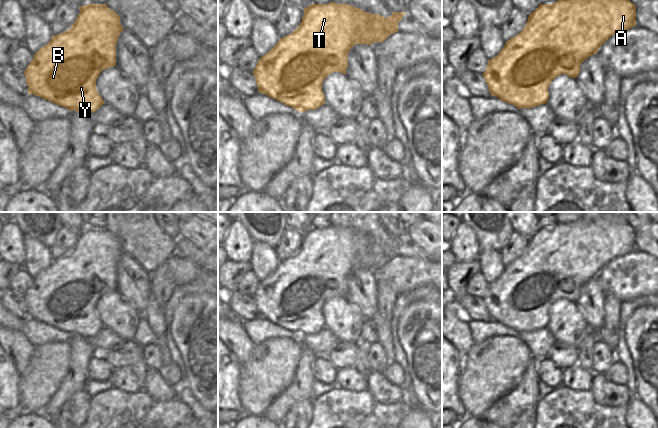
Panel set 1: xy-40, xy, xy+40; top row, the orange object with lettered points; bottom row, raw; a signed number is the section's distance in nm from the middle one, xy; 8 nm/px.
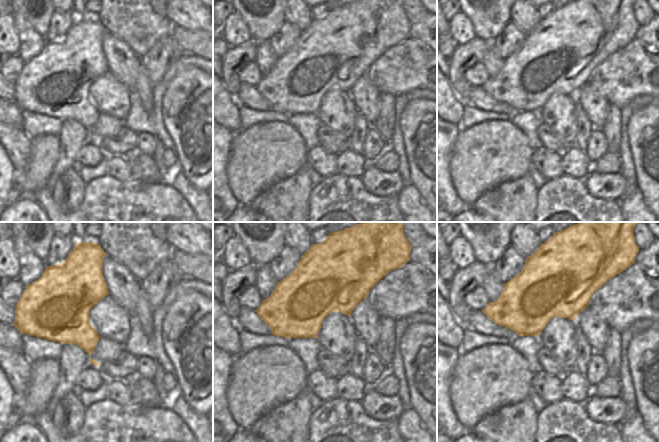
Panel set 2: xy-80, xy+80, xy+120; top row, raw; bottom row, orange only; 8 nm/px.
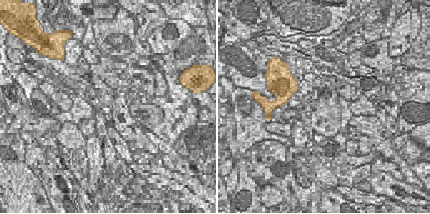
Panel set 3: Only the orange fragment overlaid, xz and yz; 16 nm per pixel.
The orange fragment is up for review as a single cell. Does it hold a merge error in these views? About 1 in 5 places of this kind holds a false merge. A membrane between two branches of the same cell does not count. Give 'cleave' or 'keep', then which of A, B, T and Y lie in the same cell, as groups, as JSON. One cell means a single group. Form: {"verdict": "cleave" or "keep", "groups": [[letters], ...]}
{"verdict": "keep", "groups": [["A", "B", "T", "Y"]]}

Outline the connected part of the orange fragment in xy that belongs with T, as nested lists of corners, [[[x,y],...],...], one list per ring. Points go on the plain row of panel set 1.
[[[314,228],[304,233],[300,249],[262,280],[252,296],[261,316],[296,335],[315,334],[325,328],[324,303],[333,296],[346,298],[348,277],[355,268],[383,266],[398,256],[398,247],[406,236],[392,236],[385,242],[349,228]]]

